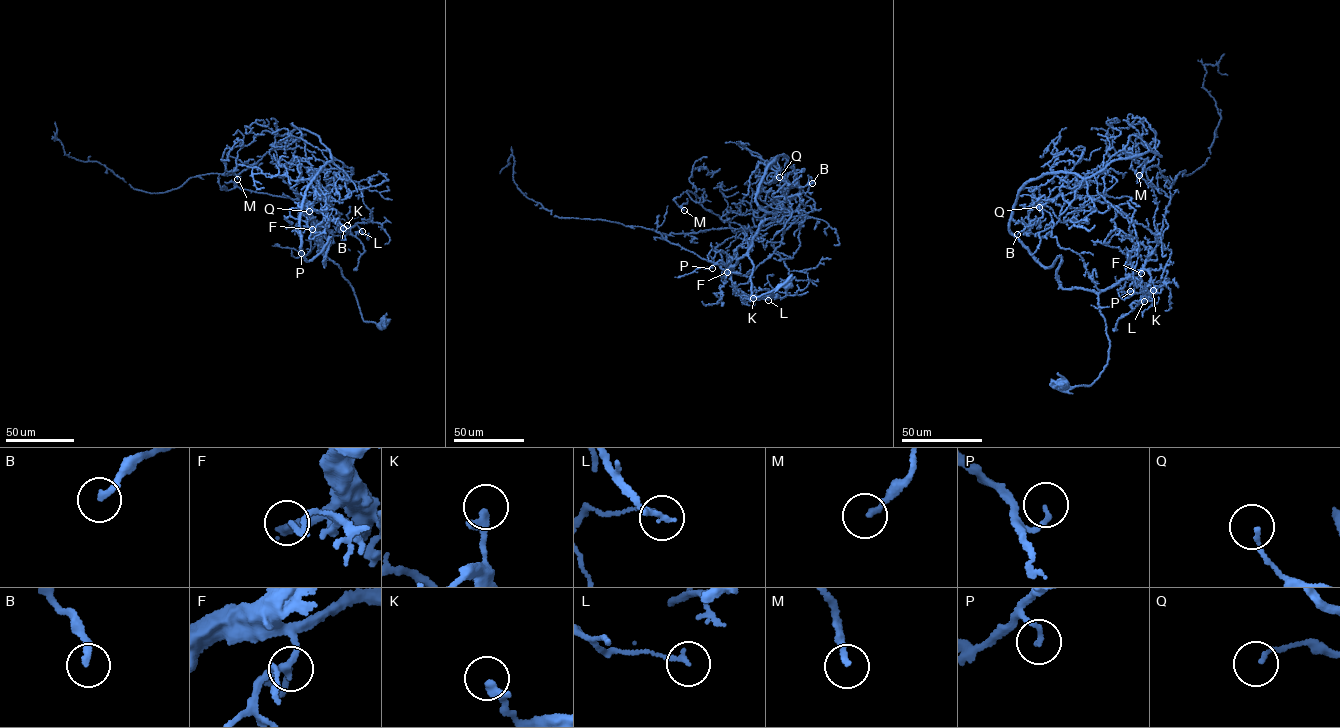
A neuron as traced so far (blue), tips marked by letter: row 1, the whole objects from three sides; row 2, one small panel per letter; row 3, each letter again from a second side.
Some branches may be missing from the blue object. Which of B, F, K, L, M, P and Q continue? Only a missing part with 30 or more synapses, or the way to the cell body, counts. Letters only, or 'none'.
none

